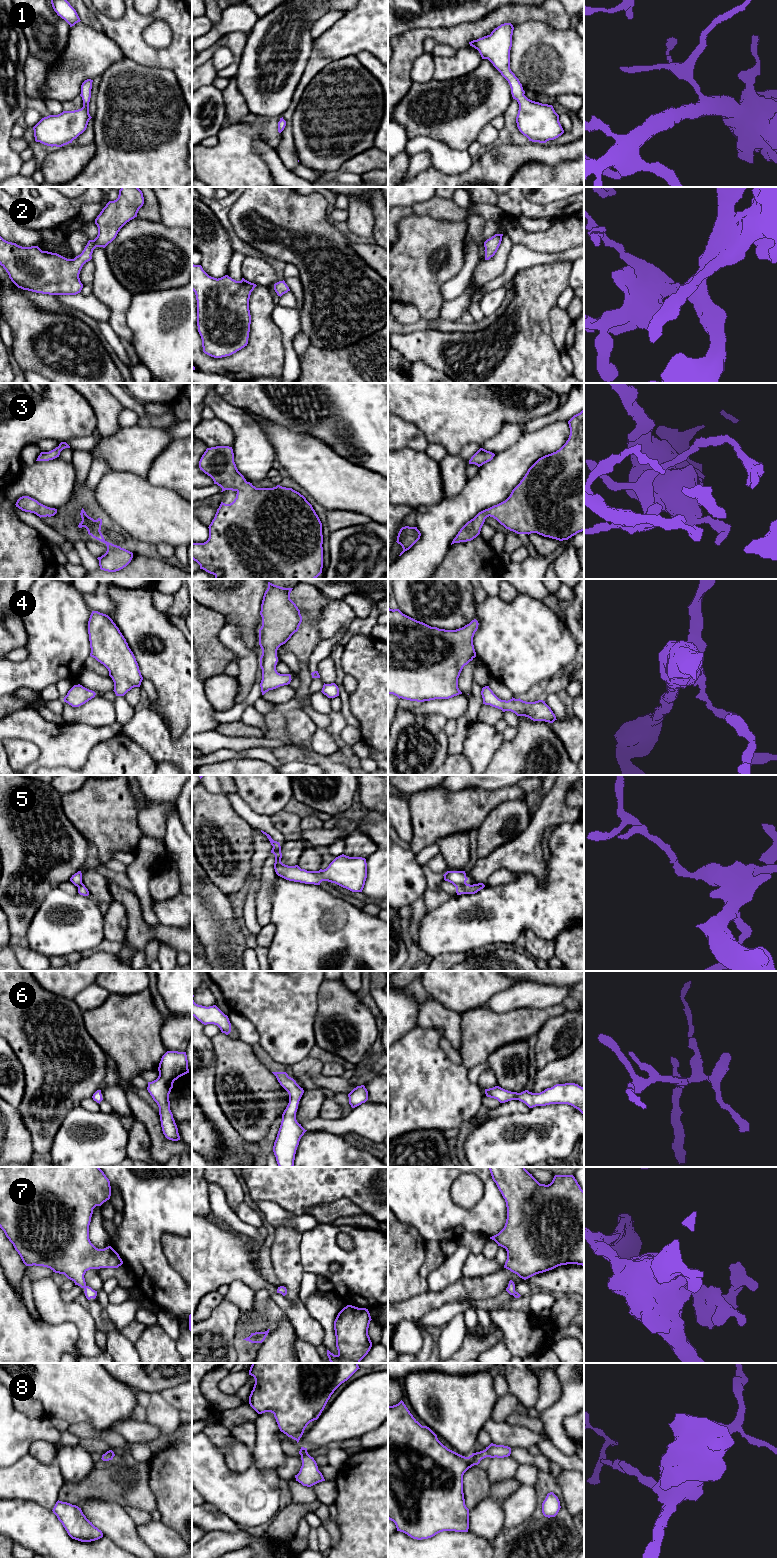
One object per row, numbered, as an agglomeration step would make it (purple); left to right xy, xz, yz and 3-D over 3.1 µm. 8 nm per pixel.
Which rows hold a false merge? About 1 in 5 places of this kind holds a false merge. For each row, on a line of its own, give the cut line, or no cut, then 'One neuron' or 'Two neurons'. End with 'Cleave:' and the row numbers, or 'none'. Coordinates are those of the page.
1: No split. One neuron
2: No split. One neuron
3: No split. One neuron
4: No split. One neuron
5: Split along xz (279, 843), (273, 853). Two neurons
6: No split. One neuron
7: No split. One neuron
8: No split. One neuron
Cleave: 5

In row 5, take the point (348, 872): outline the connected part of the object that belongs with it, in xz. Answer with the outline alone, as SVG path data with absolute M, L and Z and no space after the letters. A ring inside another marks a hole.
M280 844L275 847L274 869L278 876L294 882L320 885L322 881L335 883L352 892L362 892L367 878L367 863L362 857L344 854L336 857L329 866L319 871L307 871L298 865L288 866L281 862Z

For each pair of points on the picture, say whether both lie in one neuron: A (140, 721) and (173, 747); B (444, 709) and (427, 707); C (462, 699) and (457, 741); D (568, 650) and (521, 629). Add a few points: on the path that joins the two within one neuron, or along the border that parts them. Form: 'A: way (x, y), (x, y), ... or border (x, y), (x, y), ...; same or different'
A: way (148, 729), (165, 746); same
B: way (440, 707), (431, 707); same
C: border (469, 695), (467, 710), (456, 720); different
D: way (556, 648), (537, 645), (533, 641); same

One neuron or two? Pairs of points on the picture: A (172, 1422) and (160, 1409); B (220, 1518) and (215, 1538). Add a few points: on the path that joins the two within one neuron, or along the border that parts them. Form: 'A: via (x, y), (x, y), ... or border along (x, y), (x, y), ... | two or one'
A: via (169, 1419), (162, 1412) | one
B: border along (240, 1528), (234, 1532), (216, 1530), (207, 1532) | two

